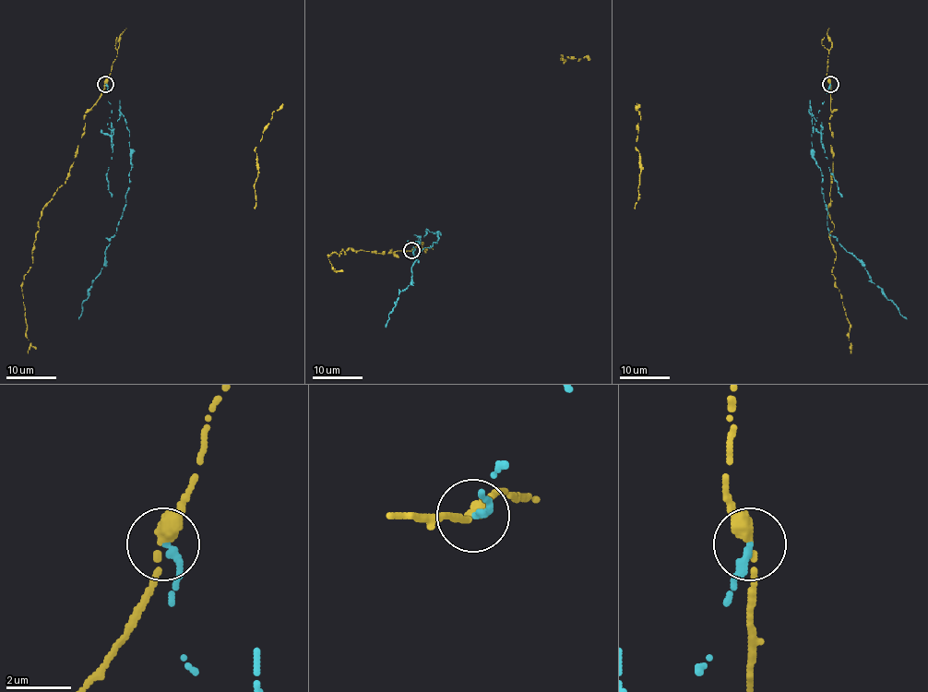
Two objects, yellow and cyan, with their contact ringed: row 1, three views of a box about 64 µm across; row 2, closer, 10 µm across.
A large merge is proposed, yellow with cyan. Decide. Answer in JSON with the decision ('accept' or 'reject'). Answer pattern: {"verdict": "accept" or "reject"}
{"verdict": "reject"}

